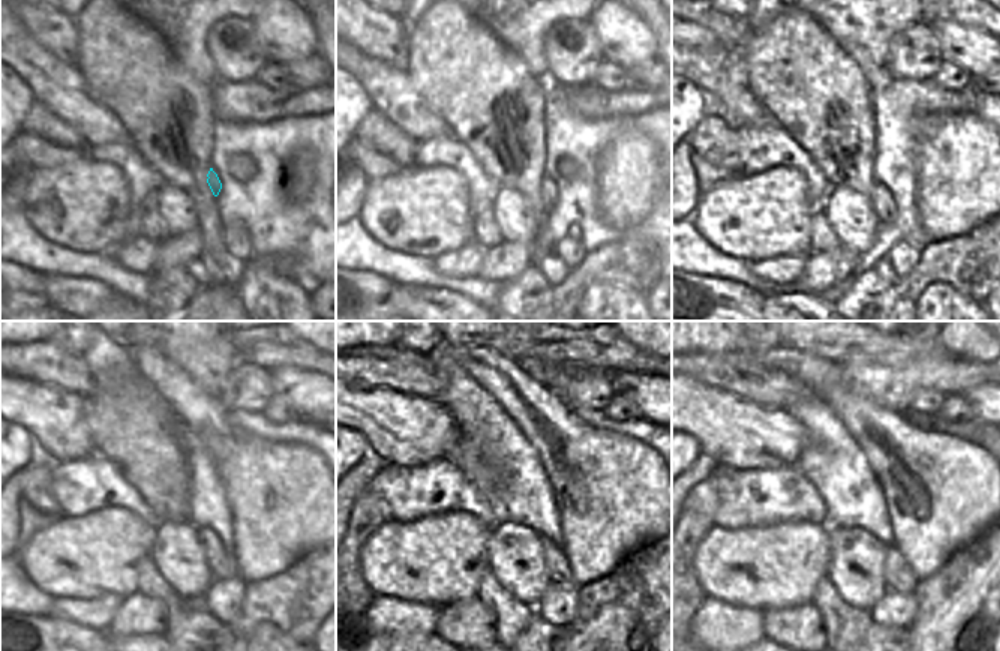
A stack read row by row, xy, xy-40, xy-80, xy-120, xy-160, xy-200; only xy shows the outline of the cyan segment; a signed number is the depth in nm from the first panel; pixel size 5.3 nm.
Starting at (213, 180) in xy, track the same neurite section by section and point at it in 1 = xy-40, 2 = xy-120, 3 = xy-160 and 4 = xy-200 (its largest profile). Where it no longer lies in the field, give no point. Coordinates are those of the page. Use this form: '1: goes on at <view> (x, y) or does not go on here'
1: goes on at xy-40 (547, 189)
2: goes on at xy-120 (221, 561)
3: goes on at xy-160 (558, 567)
4: goes on at xy-200 (898, 576)

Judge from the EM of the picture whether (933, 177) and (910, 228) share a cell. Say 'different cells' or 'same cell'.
different cells

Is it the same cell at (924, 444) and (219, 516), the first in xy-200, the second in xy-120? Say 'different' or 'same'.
different

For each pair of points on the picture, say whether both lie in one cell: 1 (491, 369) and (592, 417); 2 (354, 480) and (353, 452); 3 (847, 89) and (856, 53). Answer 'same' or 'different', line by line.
1: different
2: different
3: different

